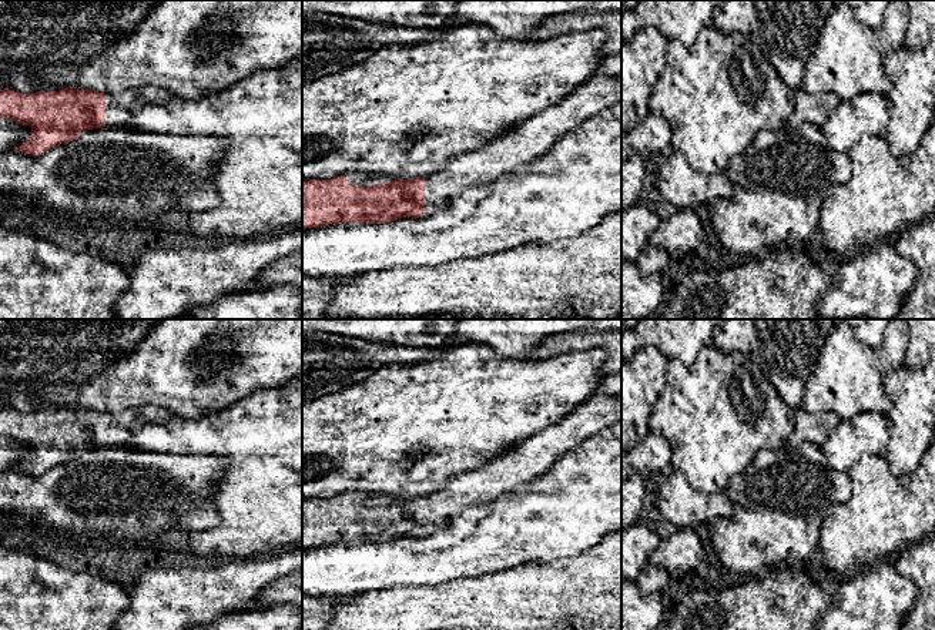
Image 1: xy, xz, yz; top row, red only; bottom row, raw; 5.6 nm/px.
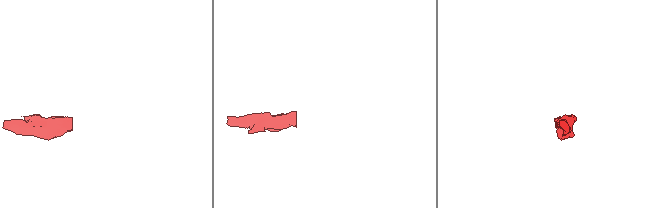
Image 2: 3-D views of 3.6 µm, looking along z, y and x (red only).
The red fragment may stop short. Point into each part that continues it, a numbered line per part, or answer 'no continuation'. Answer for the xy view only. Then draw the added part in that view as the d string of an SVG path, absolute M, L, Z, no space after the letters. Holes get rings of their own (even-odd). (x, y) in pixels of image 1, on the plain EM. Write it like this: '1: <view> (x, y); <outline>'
1: xy (120, 426); M143 405L120 413L105 413L105 446L124 445L141 426L175 418L171 412Z

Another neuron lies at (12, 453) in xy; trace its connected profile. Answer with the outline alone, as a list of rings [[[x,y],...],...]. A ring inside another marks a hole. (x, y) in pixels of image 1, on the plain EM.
[[[0,438],[0,473],[14,470],[31,456],[31,446],[19,443],[9,438]]]

